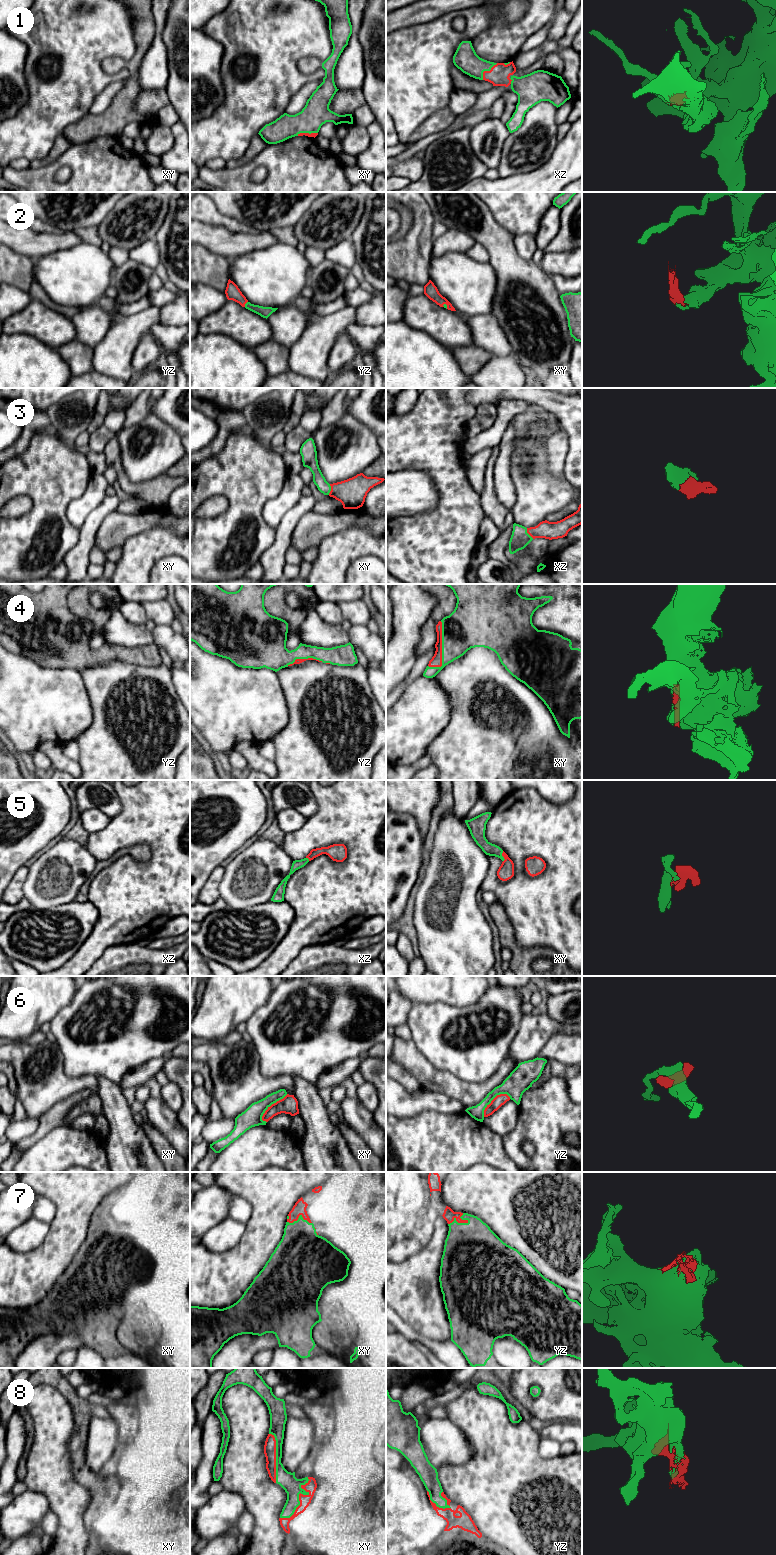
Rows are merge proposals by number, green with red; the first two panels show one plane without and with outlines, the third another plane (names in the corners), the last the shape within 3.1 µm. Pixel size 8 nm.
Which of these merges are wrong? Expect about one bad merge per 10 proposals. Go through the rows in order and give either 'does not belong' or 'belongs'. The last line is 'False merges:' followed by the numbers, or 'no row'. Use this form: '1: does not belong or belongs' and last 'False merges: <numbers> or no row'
1: belongs
2: belongs
3: belongs
4: belongs
5: belongs
6: does not belong
7: belongs
8: belongs
False merges: 6

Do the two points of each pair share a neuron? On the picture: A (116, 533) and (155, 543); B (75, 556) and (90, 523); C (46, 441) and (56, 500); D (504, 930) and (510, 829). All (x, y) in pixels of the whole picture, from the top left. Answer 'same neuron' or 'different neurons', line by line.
A: different neurons
B: same neuron
C: same neuron
D: different neurons

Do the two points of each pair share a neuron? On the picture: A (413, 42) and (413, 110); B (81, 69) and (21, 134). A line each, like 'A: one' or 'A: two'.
A: one
B: one

